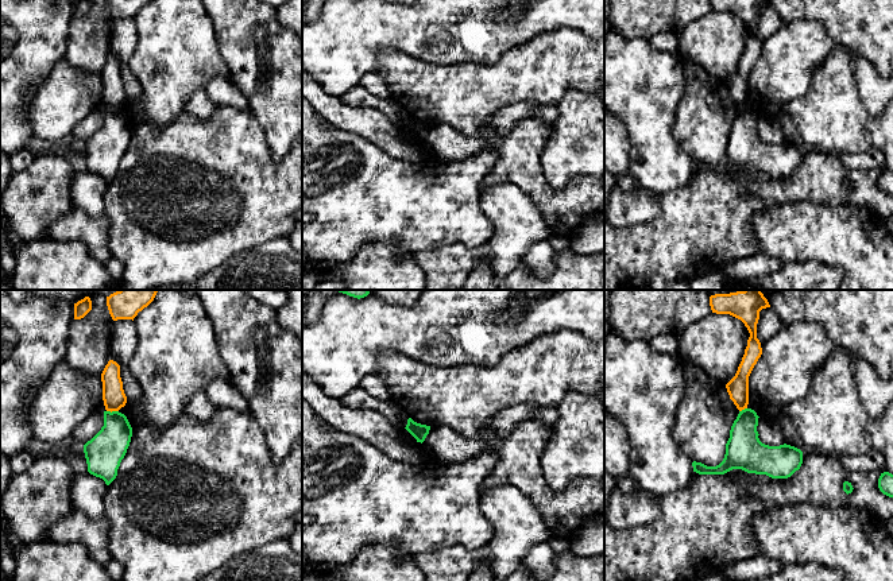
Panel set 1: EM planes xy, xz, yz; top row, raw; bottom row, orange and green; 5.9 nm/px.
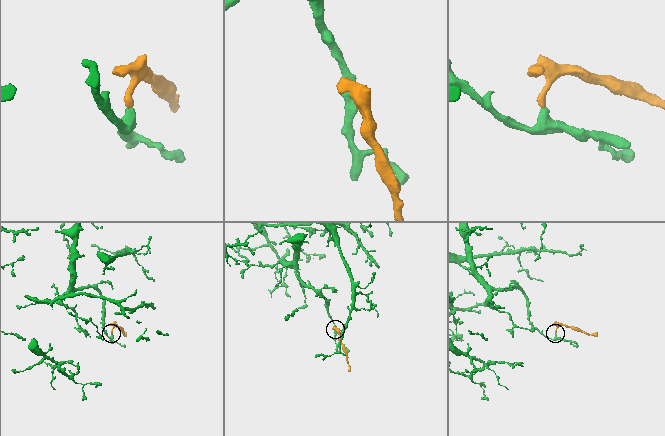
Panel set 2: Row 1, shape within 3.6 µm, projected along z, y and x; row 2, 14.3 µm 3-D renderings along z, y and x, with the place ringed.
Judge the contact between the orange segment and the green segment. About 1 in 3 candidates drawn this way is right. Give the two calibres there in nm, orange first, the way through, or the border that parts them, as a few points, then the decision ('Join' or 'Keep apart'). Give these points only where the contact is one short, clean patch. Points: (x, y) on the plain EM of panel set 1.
Thickness 140 nm (orange) against 220 nm. Boundary: xy (107, 108), (118, 109). Keep apart

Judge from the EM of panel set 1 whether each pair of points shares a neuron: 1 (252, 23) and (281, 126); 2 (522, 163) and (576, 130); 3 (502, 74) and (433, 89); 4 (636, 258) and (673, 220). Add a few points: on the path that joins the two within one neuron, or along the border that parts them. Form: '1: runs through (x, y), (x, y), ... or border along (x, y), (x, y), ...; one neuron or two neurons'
1: runs through (258, 49), (281, 76), (281, 100); one neuron
2: border along (553, 123), (541, 155), (541, 170), (546, 182); two neurons
3: runs through (484, 89), (451, 89); one neuron
4: runs through (645, 248), (664, 229); one neuron

